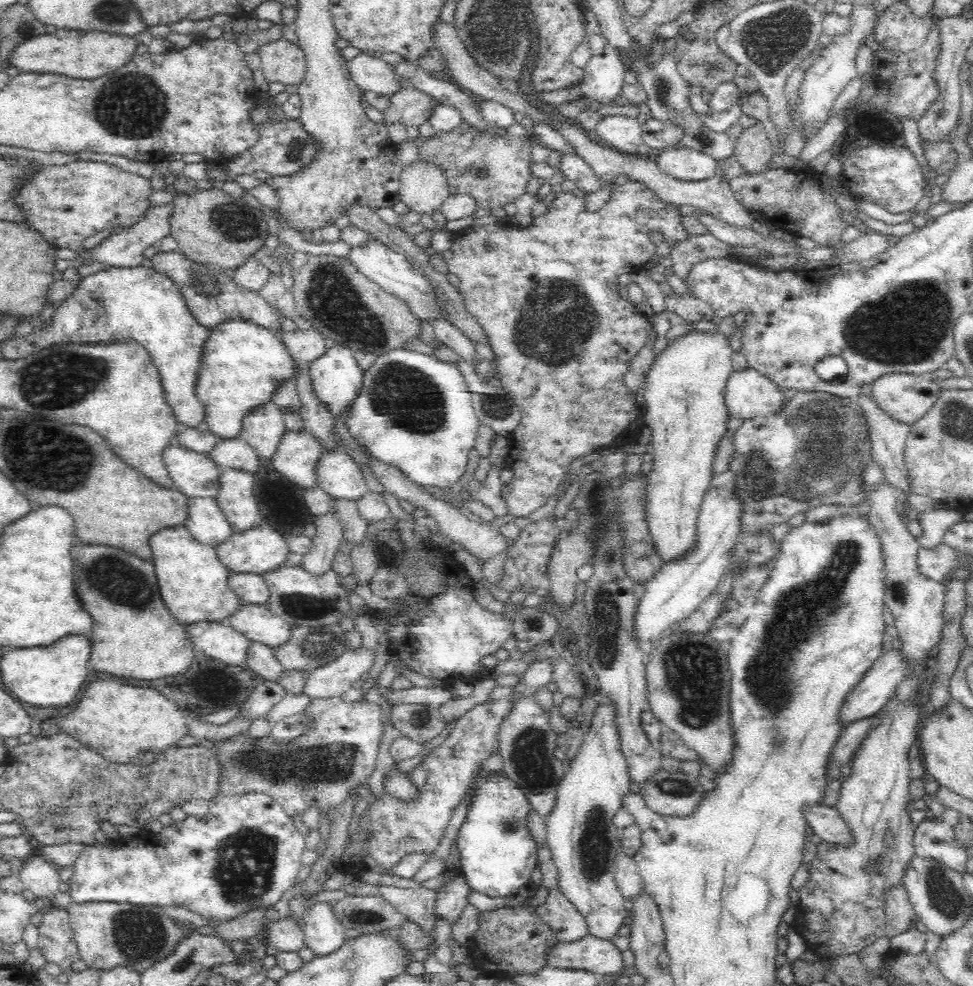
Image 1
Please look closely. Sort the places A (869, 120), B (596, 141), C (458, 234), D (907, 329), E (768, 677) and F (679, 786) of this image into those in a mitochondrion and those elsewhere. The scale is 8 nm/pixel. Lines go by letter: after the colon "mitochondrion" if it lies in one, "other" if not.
A: other
B: other
C: other
D: mitochondrion
E: mitochondrion
F: mitochondrion

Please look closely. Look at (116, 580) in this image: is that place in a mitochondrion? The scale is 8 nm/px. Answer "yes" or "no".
yes

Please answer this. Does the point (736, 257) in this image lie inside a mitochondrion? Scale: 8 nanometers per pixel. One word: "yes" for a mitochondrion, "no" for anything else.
no

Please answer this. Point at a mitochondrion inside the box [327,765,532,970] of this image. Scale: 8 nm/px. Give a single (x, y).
(509, 824)

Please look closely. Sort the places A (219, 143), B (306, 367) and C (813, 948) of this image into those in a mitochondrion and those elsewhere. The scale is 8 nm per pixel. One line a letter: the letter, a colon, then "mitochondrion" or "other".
A: other
B: other
C: other

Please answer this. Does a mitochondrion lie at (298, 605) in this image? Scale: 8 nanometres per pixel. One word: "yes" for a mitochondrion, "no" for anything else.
yes

